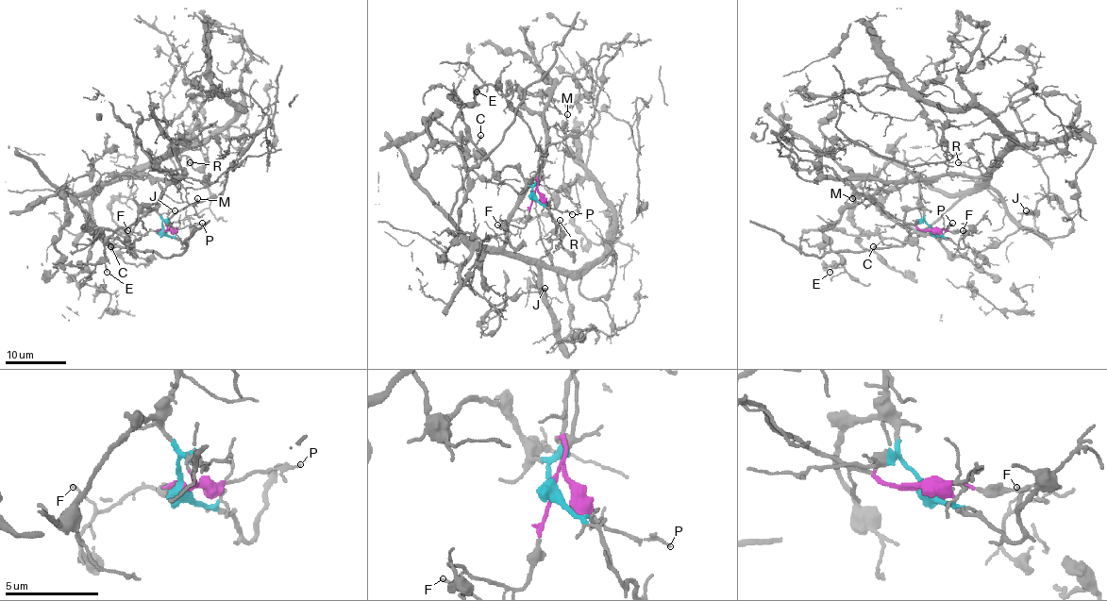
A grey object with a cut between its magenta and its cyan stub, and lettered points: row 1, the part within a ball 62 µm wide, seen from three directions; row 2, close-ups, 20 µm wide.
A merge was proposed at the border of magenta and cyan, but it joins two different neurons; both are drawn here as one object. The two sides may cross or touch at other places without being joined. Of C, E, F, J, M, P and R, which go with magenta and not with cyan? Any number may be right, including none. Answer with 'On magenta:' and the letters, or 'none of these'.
On magenta: F, M, P

